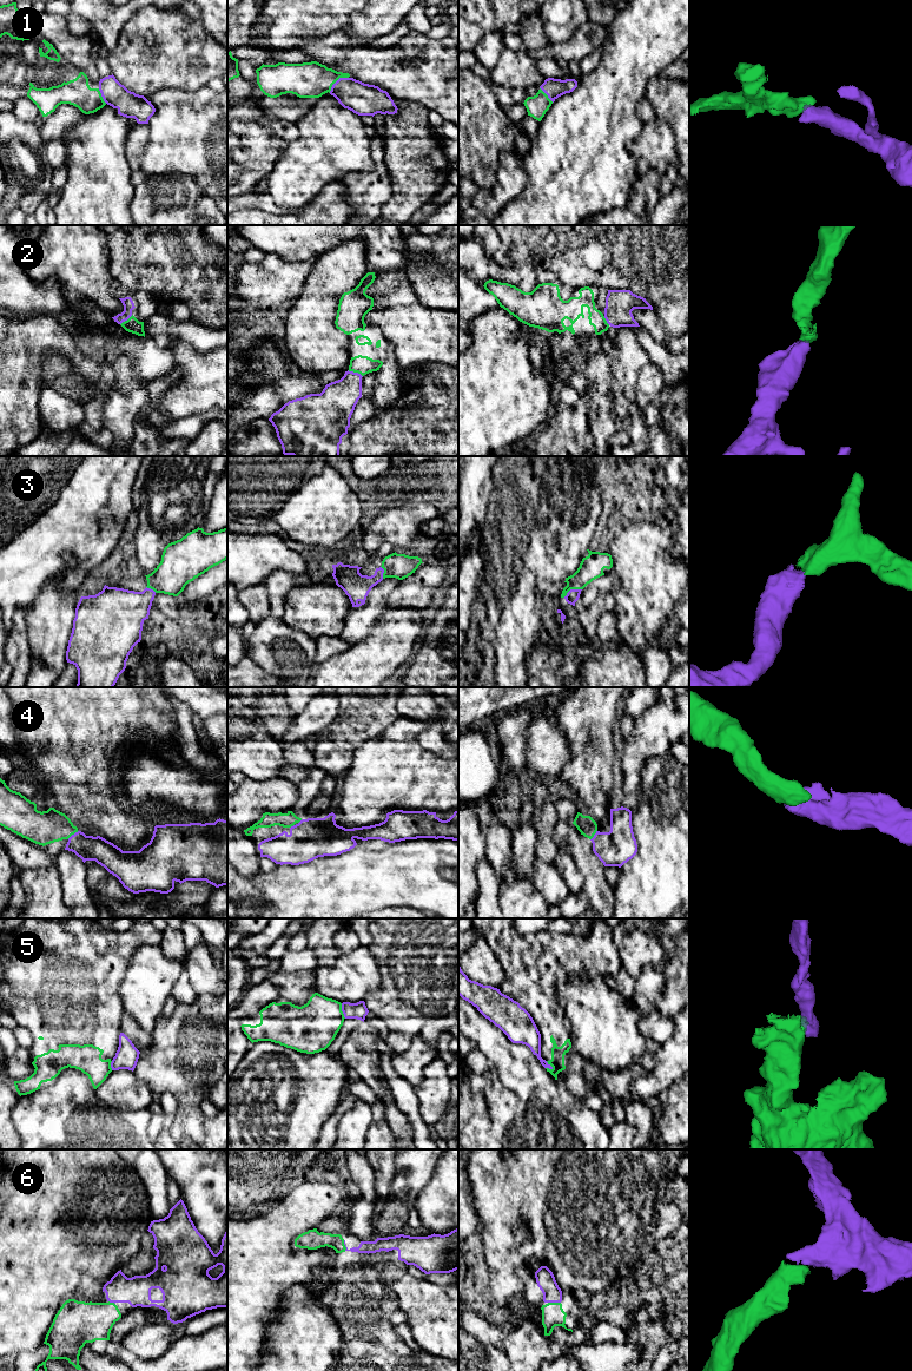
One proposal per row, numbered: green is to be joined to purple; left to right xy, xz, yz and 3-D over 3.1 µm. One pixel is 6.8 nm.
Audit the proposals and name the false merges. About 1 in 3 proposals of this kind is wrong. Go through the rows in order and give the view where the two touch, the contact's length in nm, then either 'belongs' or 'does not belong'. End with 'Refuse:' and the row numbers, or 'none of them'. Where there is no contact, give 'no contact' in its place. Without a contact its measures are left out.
1: contact in xz; length 170 nm; belongs
2: contact in xz; length 110 nm; belongs
3: contact in yz; length 140 nm; belongs
4: contact in xy; length 90 nm; belongs
5: contact in yz; length 80 nm; does not belong
6: contact in yz; length 90 nm; belongs
Refuse: 5

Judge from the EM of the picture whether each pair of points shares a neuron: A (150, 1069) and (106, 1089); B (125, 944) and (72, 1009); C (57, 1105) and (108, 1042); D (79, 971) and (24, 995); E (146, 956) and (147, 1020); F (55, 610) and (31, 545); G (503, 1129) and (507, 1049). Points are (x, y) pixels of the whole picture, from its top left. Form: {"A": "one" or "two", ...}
{"A": "two", "B": "one", "C": "two", "D": "one", "E": "one", "F": "two", "G": "two"}

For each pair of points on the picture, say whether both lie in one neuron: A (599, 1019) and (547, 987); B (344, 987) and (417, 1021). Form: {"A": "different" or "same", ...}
{"A": "different", "B": "different"}

